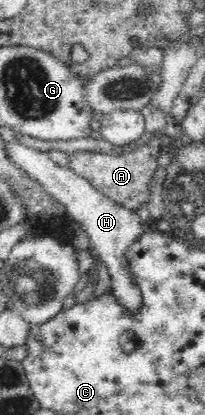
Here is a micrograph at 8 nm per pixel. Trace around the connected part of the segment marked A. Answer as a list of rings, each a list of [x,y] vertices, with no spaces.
[[[150,138],[150,146],[144,144],[138,147],[136,152],[128,154],[107,154],[98,151],[78,151],[68,155],[67,166],[74,170],[82,178],[86,178],[92,187],[99,190],[102,194],[117,202],[120,206],[125,206],[128,210],[136,212],[142,206],[150,202],[152,194],[152,182],[156,182],[156,172],[160,170],[158,158],[160,152],[154,150],[156,138]]]

